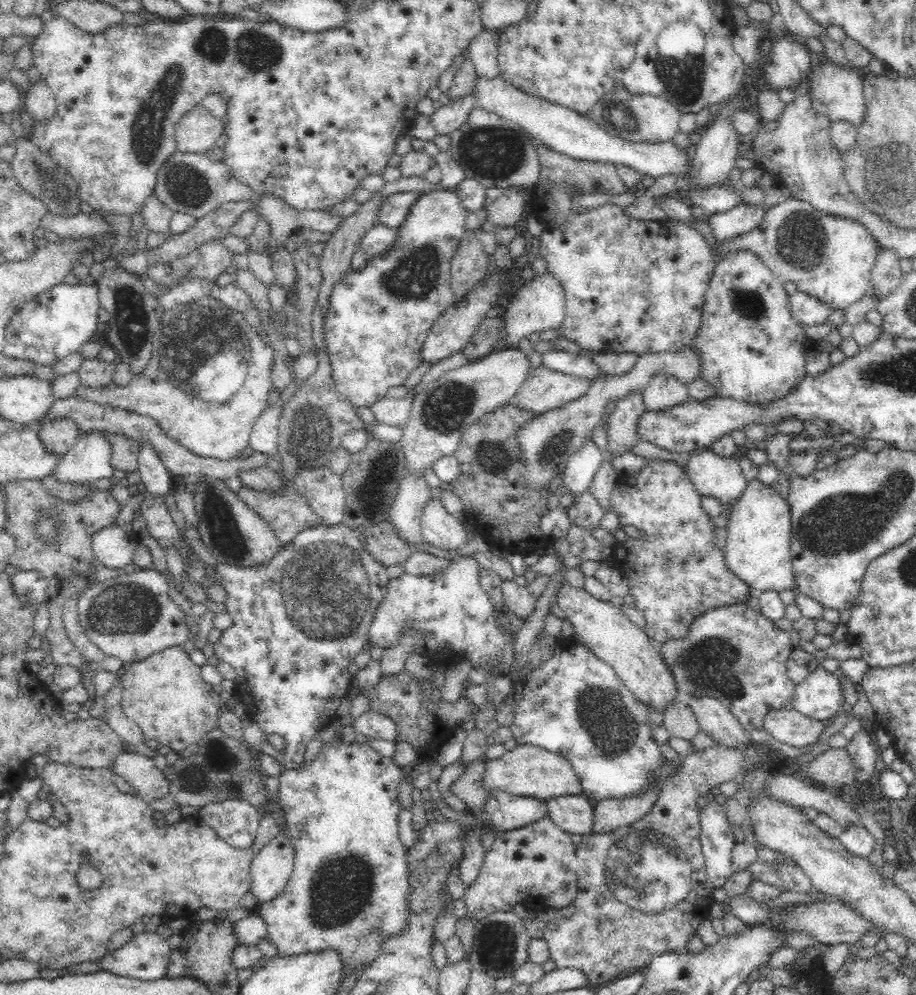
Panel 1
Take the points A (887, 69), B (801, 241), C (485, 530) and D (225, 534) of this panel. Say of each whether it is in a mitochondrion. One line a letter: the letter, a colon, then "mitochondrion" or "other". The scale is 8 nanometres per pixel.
A: other
B: mitochondrion
C: other
D: mitochondrion

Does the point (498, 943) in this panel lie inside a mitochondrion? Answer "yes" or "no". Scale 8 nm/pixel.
yes

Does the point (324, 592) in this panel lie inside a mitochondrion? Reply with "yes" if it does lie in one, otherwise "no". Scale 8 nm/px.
yes

